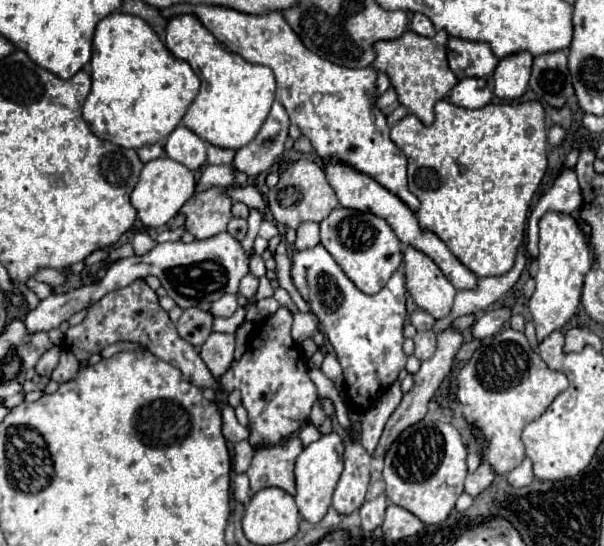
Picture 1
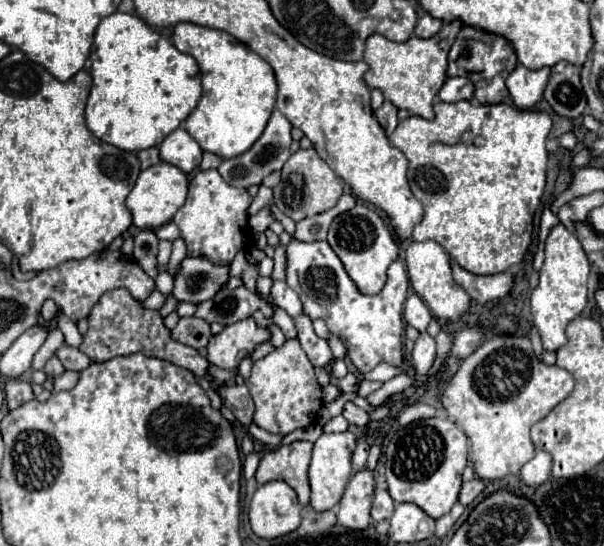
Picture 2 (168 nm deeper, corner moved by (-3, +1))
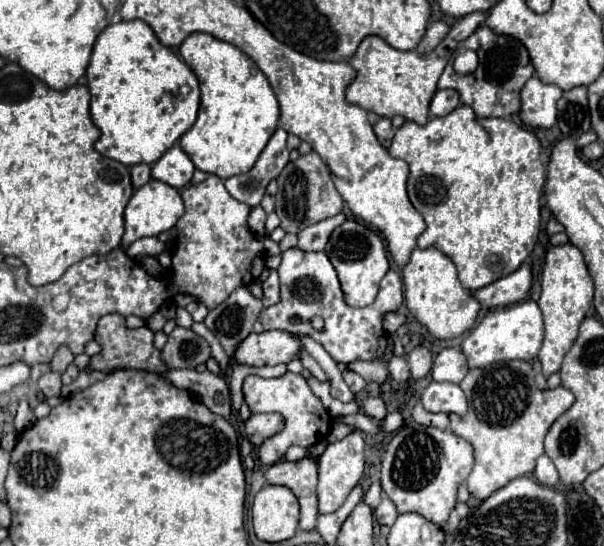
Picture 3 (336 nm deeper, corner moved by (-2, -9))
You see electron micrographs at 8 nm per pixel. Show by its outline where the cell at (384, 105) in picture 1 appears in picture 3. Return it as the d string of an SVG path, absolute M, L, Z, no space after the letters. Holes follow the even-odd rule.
M382 117L376 125L374 125L374 133L376 133L376 137L378 137L378 141L382 143L382 147L390 147L390 141L392 141L392 137L394 137L394 129L392 129L392 121L390 119L386 119L386 117Z

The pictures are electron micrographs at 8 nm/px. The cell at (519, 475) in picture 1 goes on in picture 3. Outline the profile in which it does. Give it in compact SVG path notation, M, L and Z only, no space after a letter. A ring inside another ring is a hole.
M542 455L536 463L536 469L534 469L534 477L538 483L542 485L548 485L548 487L554 487L558 483L558 471L554 467L554 463L550 461L550 457Z

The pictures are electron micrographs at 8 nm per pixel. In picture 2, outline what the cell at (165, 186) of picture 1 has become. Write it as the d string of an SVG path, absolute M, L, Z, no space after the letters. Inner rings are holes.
M157 163L141 171L135 187L127 195L127 209L133 215L133 225L139 229L159 229L161 225L169 223L173 215L179 211L179 207L183 207L187 199L187 189L187 175L169 163Z

